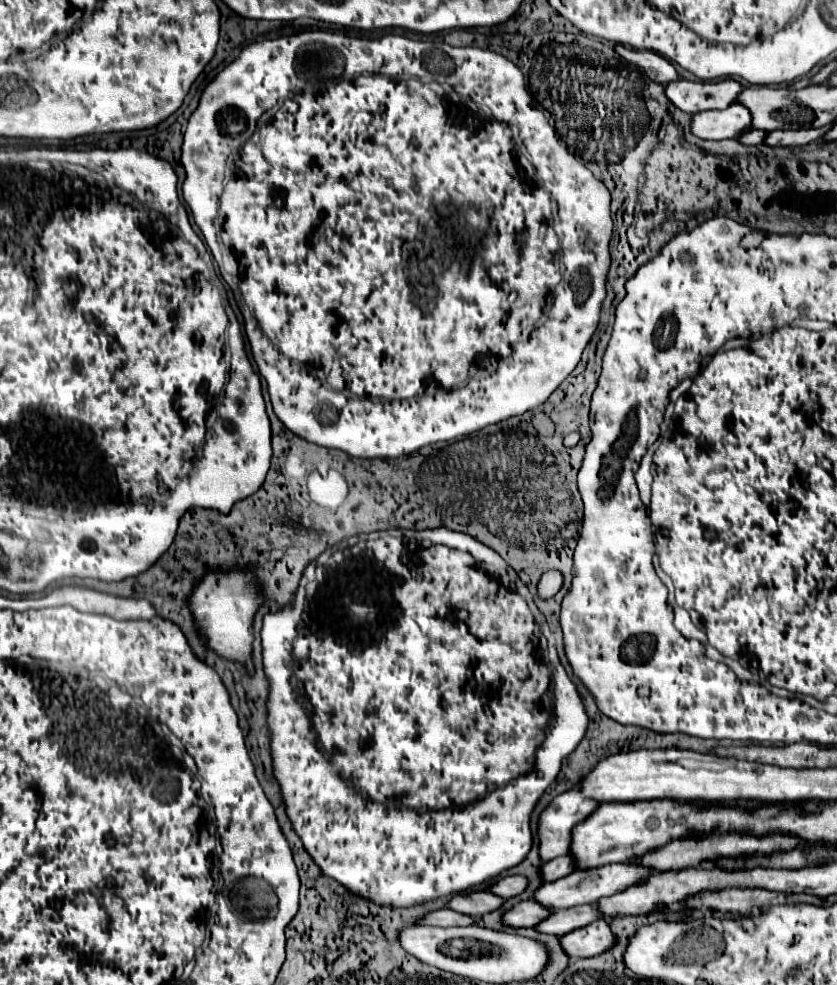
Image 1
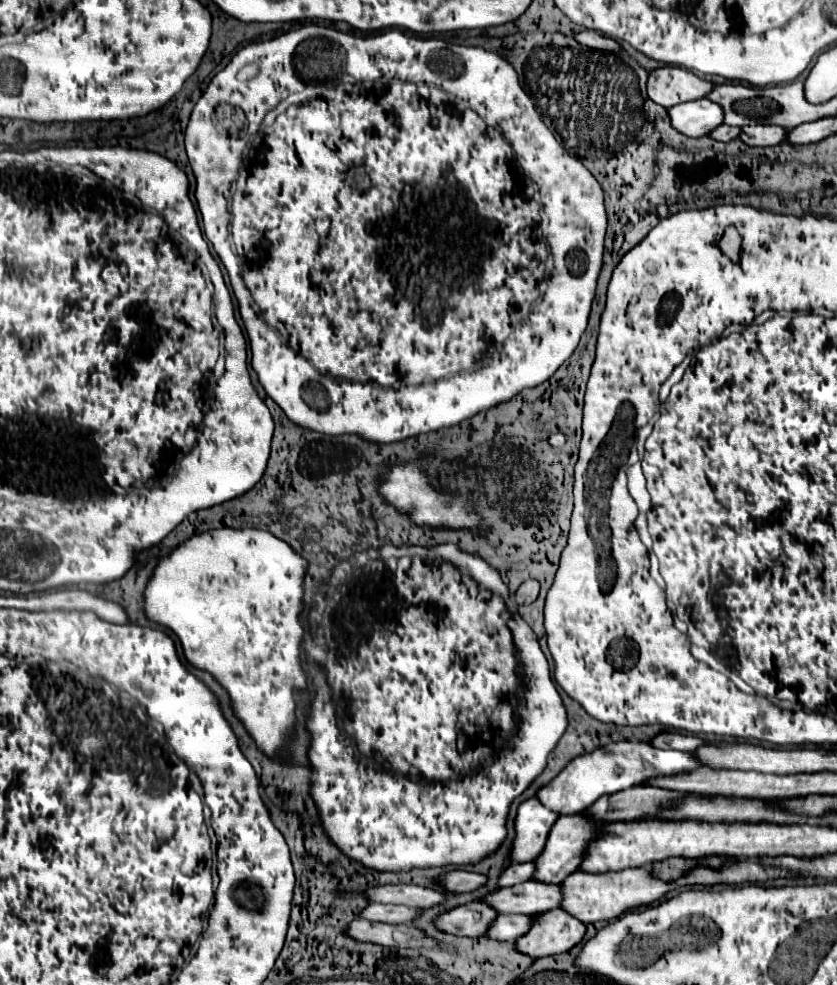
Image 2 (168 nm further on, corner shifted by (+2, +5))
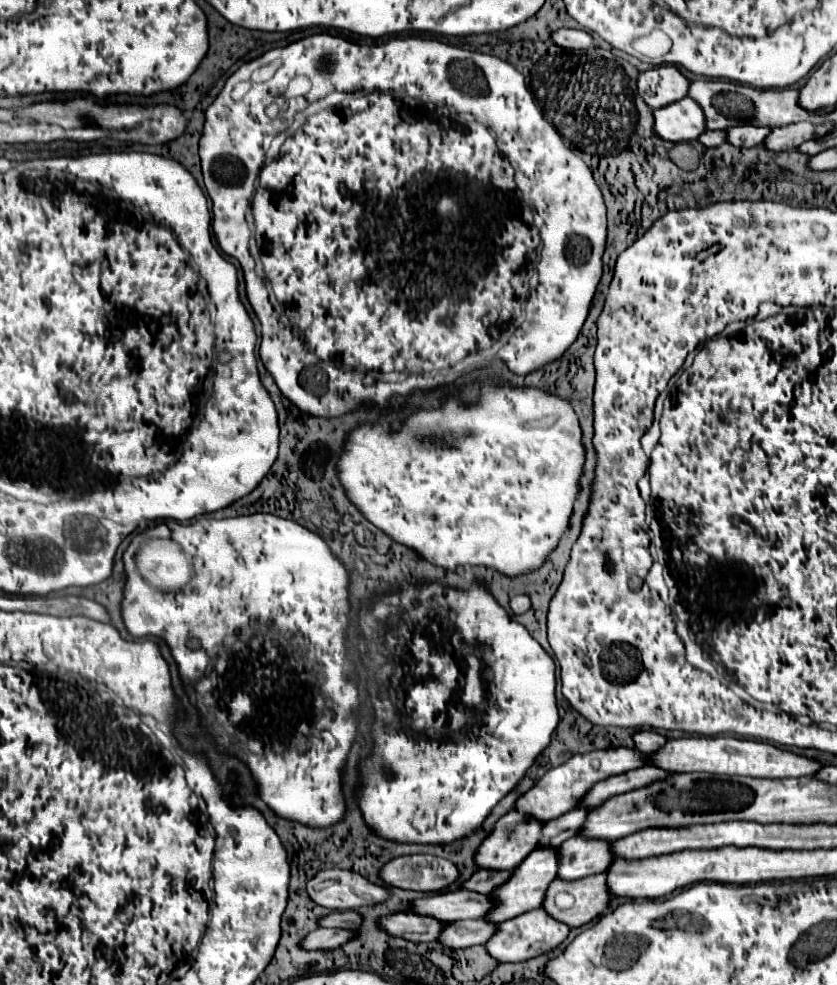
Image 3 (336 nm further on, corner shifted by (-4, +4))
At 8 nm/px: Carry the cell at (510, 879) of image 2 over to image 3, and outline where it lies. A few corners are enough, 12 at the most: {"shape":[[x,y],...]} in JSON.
{"shape":[[475,870],[463,890],[489,894],[507,882],[509,872]]}

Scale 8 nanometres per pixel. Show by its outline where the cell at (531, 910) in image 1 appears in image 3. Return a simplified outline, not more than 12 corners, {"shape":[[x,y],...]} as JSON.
{"shape":[[413,912],[379,918],[389,936],[435,942],[443,922]]}

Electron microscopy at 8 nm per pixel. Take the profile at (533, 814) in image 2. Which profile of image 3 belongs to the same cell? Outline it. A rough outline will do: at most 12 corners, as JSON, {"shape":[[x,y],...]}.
{"shape":[[511,810],[475,852],[485,870],[513,870],[535,850],[539,820]]}

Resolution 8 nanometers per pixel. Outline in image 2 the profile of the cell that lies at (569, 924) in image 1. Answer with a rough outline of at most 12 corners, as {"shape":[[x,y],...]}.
{"shape":[[501,915],[487,933],[515,941],[529,933],[535,915]]}

